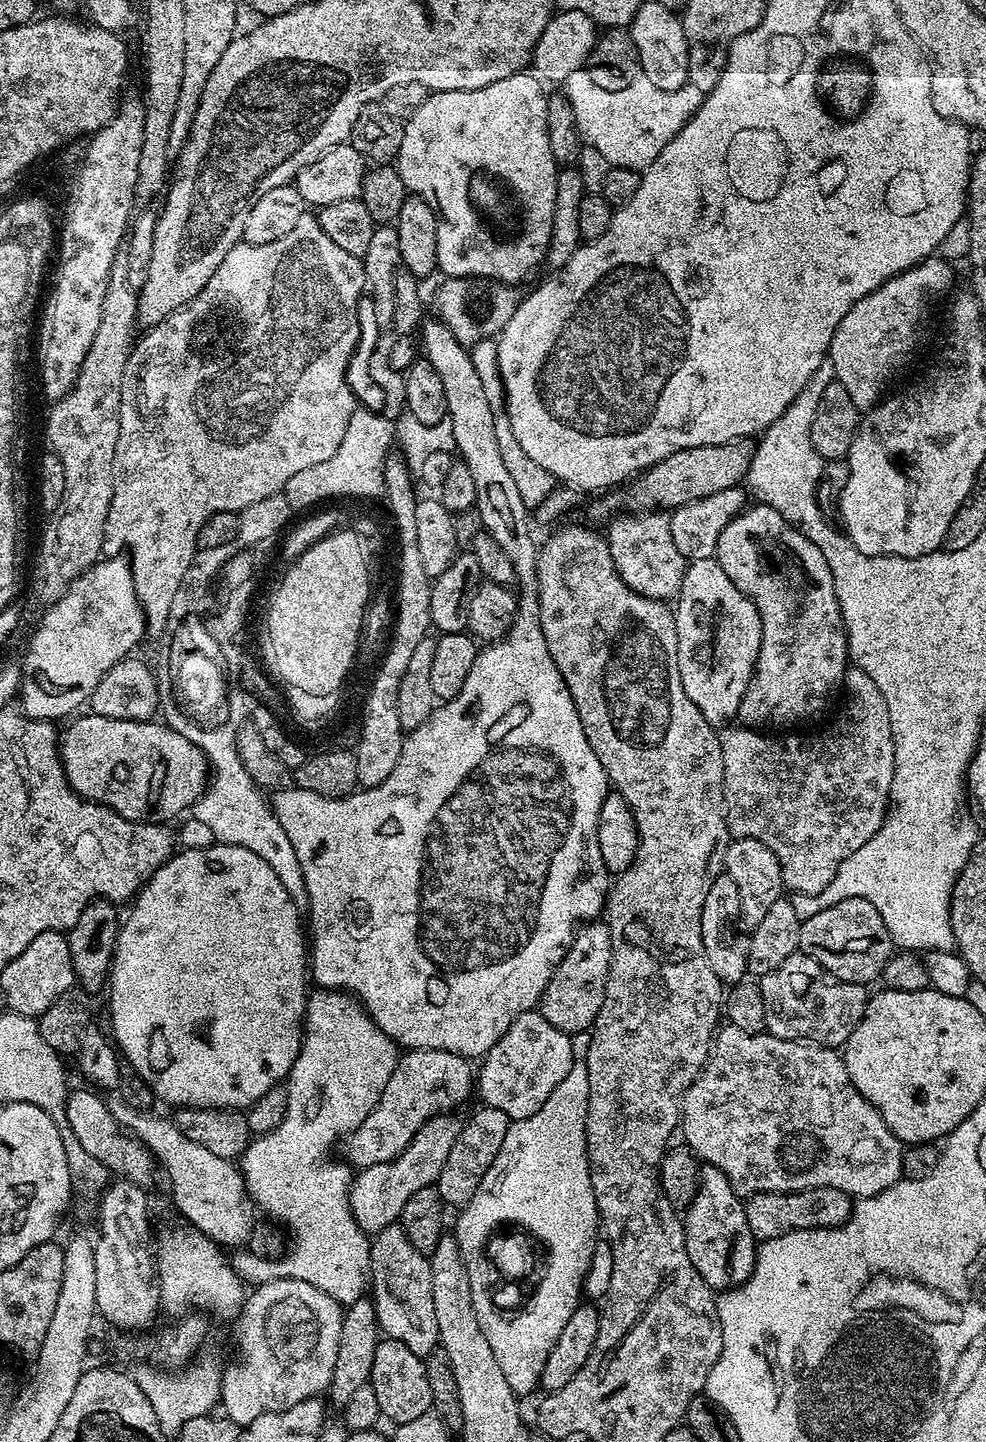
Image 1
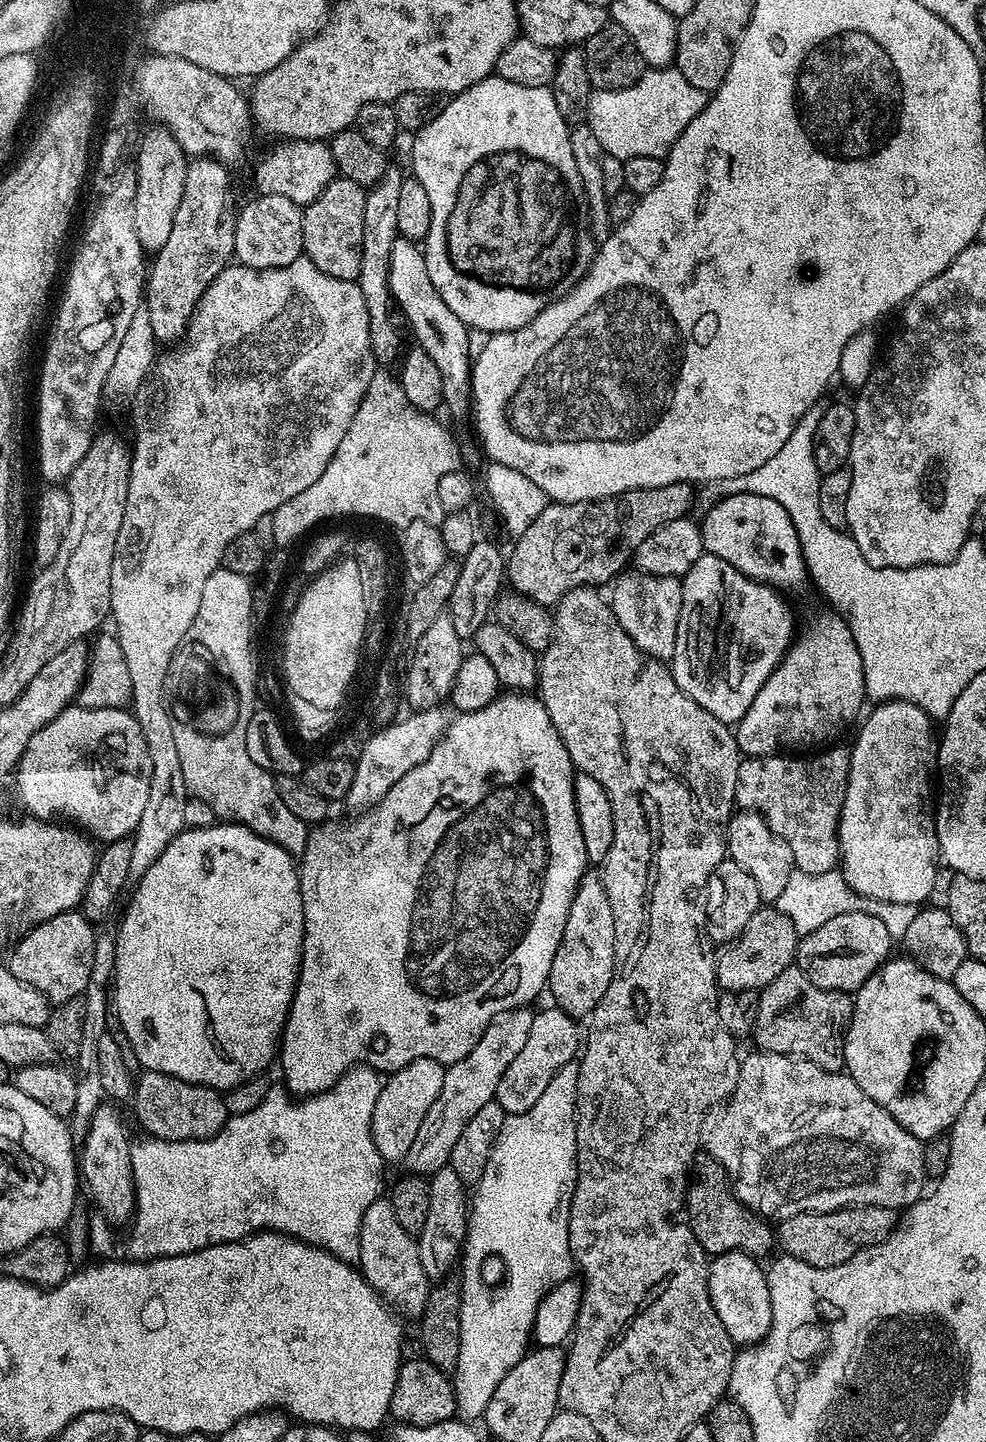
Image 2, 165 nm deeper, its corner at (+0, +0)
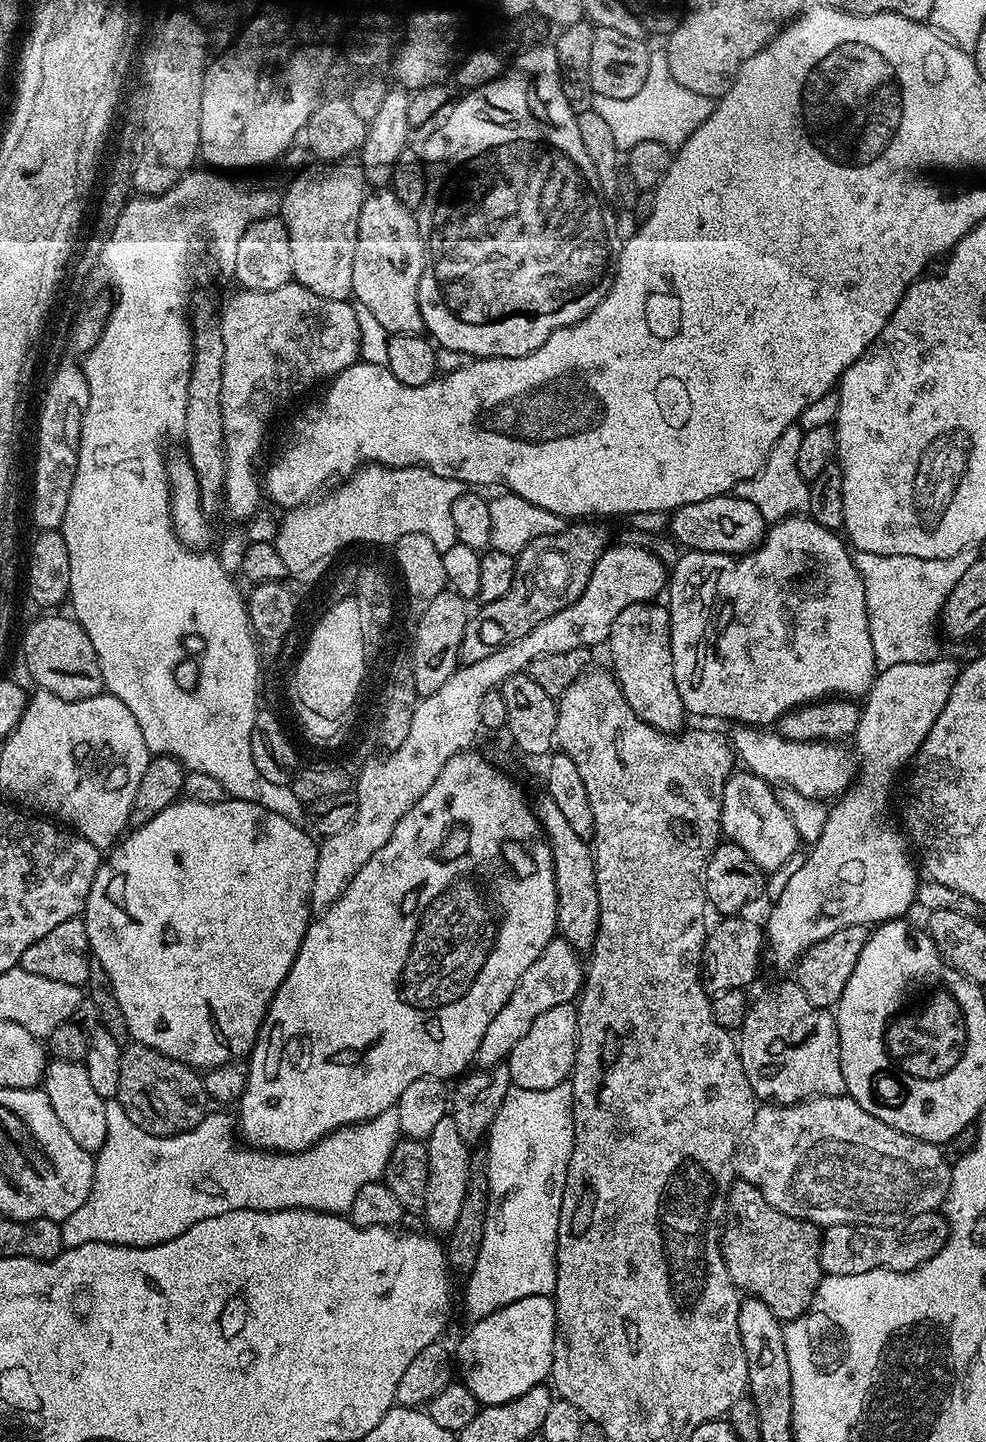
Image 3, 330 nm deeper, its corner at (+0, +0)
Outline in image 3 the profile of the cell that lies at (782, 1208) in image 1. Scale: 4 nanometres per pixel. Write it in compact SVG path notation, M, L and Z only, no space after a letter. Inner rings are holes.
M940 1210L918 1214L918 1218L895 1228L879 1228L873 1224L830 1224L823 1229L820 1238L820 1266L829 1276L866 1274L866 1270L875 1268L889 1268L891 1272L909 1272L922 1262L934 1258L934 1254L938 1254L938 1250L942 1250L947 1241L948 1220Z

